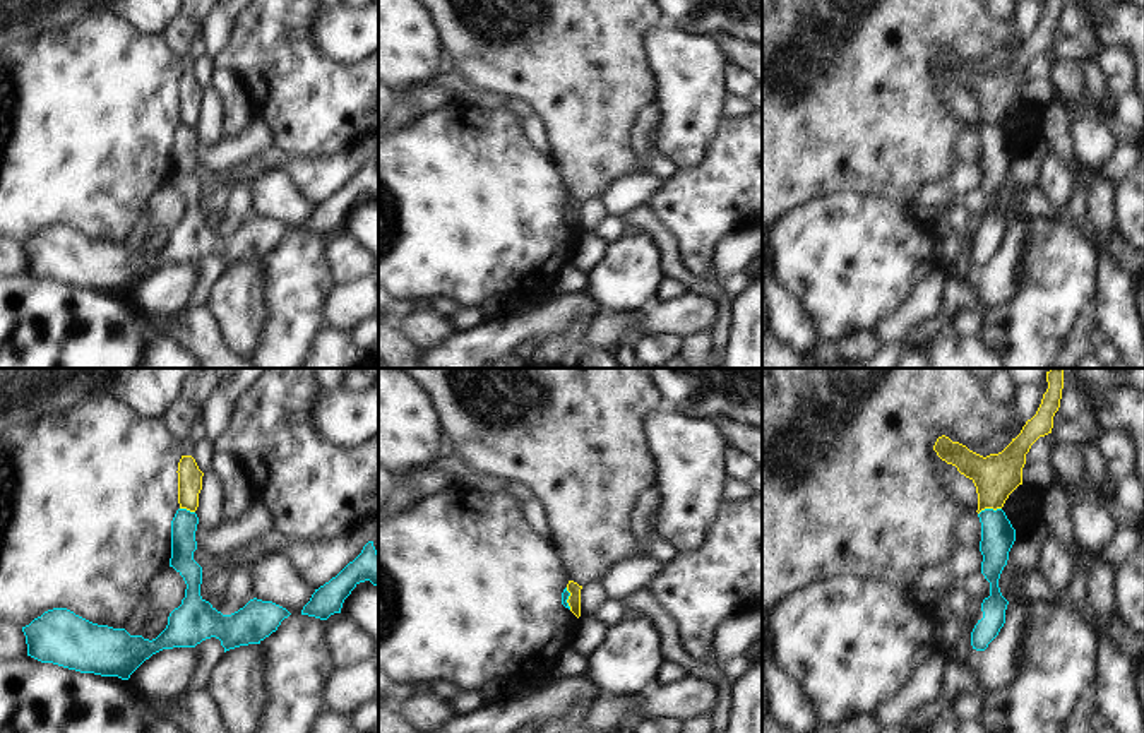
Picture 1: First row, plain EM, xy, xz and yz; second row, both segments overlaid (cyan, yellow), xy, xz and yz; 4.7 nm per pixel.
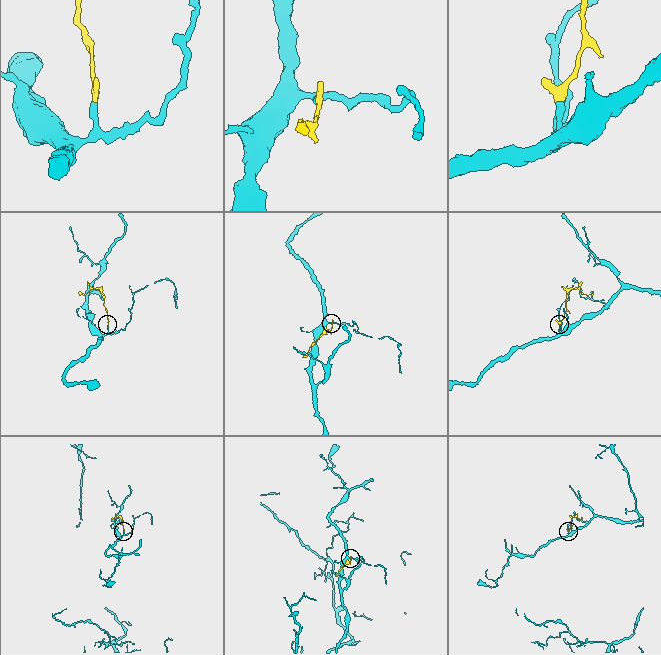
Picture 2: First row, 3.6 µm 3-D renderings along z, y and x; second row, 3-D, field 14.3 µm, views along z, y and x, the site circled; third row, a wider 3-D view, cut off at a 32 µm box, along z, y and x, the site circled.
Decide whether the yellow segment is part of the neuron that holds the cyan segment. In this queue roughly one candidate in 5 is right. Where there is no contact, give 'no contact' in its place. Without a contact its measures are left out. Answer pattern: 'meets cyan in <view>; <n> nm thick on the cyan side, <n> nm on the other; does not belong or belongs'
meets cyan in yz; 160 nm thick on the cyan side, 220 nm on the other; does not belong

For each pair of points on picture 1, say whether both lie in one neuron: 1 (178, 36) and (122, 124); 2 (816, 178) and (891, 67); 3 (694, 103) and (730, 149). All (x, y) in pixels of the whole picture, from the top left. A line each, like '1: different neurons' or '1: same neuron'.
1: different neurons
2: same neuron
3: different neurons

